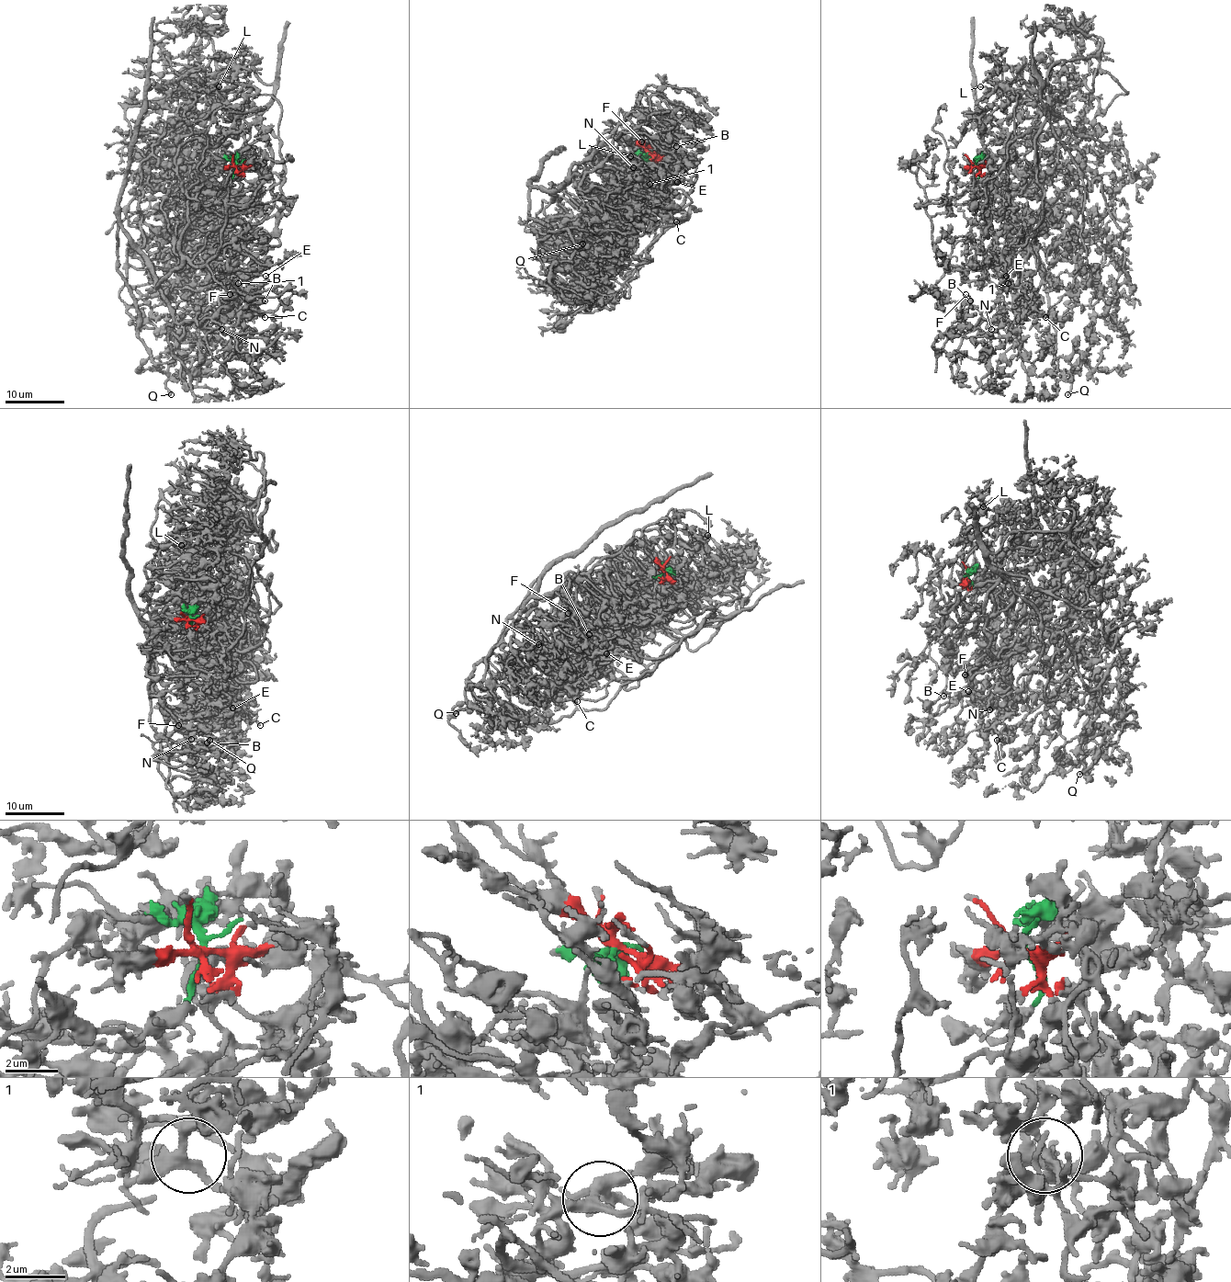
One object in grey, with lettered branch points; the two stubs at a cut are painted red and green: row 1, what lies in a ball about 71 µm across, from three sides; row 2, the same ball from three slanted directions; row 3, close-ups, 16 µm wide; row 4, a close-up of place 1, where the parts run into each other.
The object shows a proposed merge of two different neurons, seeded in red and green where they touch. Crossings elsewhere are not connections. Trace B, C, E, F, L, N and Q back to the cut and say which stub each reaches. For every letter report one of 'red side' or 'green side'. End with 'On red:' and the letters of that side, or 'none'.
B: green side
C: red side
E: red side
F: green side
L: red side
N: green side
Q: green side
On red: C, E, L

